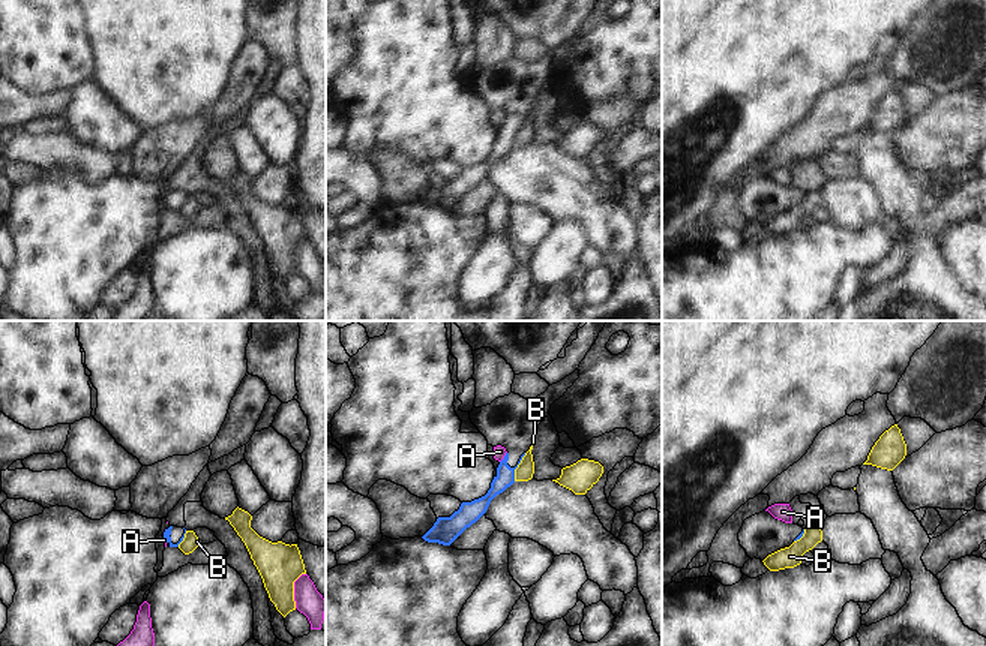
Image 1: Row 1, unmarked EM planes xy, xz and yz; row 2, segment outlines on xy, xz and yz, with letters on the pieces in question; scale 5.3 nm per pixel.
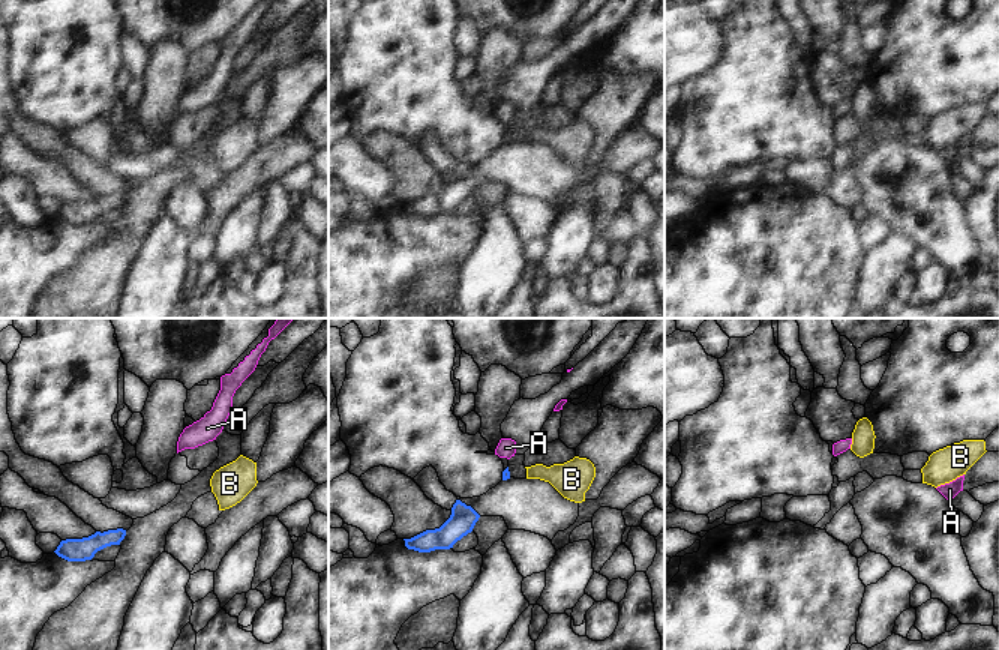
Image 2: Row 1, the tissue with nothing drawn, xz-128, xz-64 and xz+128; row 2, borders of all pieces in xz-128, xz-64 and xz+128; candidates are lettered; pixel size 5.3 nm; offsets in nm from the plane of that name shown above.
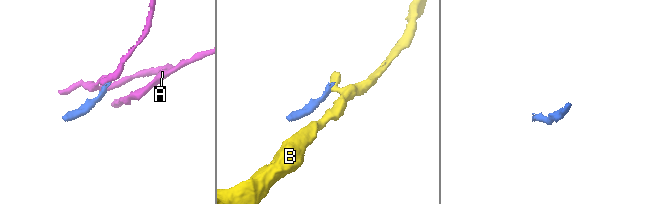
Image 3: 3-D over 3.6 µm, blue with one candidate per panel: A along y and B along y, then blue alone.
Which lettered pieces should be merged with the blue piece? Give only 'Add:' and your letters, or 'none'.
Add: none

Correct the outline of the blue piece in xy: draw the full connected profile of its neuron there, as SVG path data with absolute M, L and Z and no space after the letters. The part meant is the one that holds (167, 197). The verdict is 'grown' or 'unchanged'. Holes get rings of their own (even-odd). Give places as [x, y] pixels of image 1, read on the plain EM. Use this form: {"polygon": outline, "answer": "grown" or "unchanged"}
{"polygon": "M170 190L164 196L164 204L167 205L167 210L170 211L179 211L179 208L183 205L186 198L185 192Z", "answer": "grown"}

